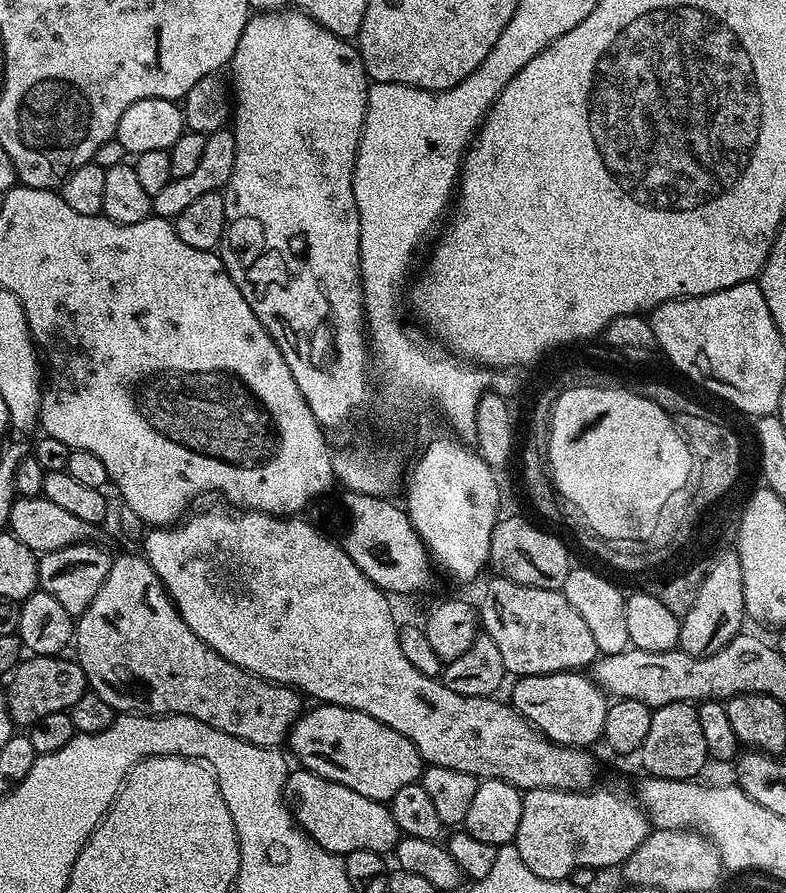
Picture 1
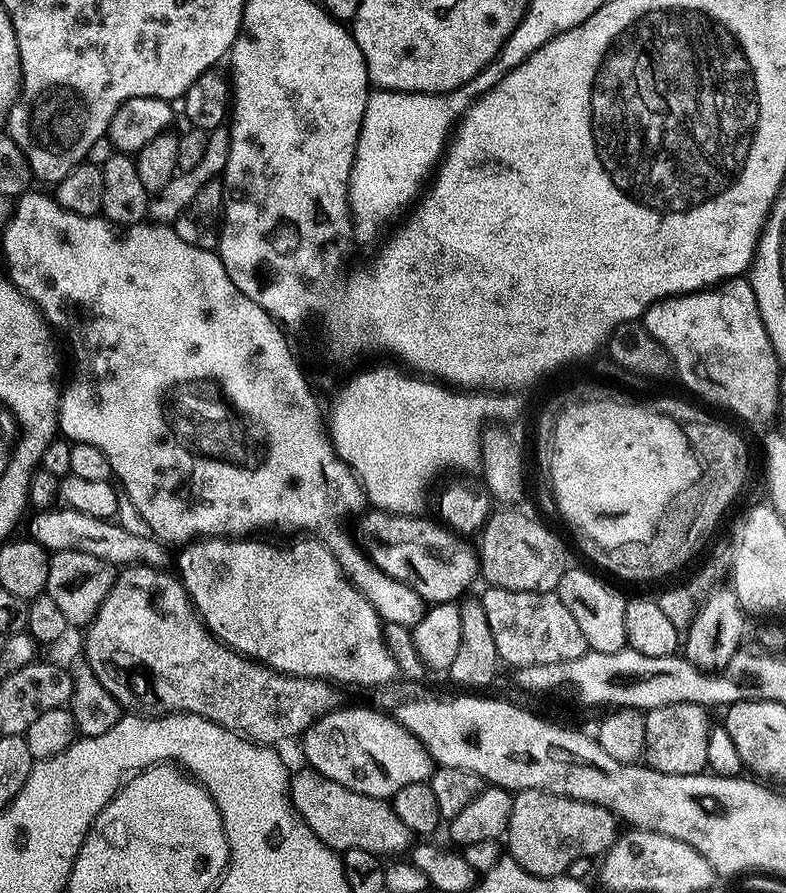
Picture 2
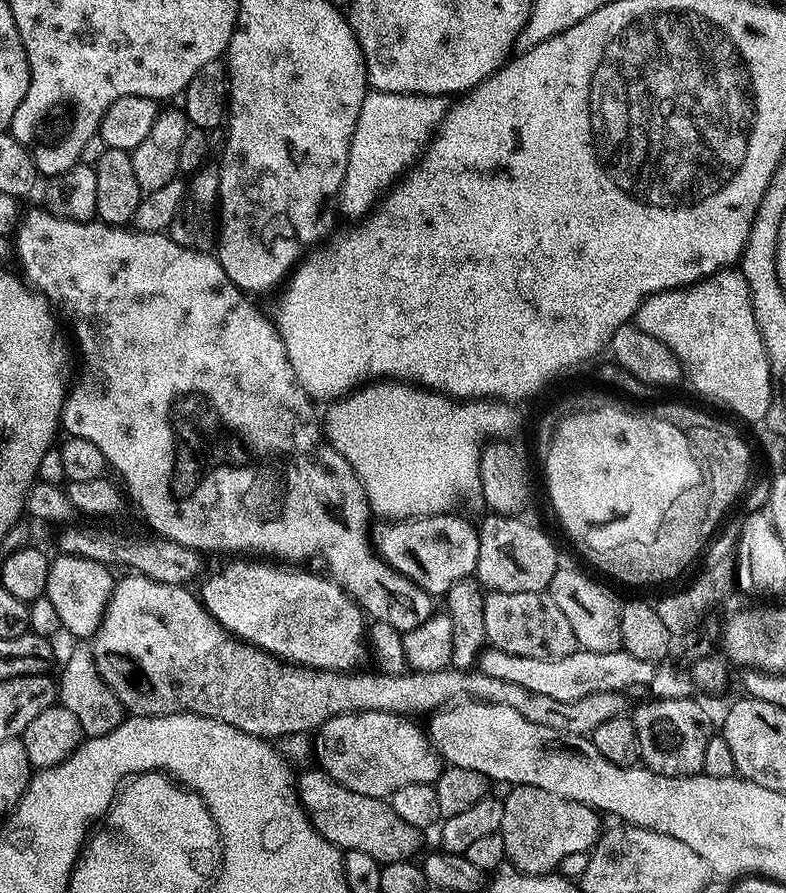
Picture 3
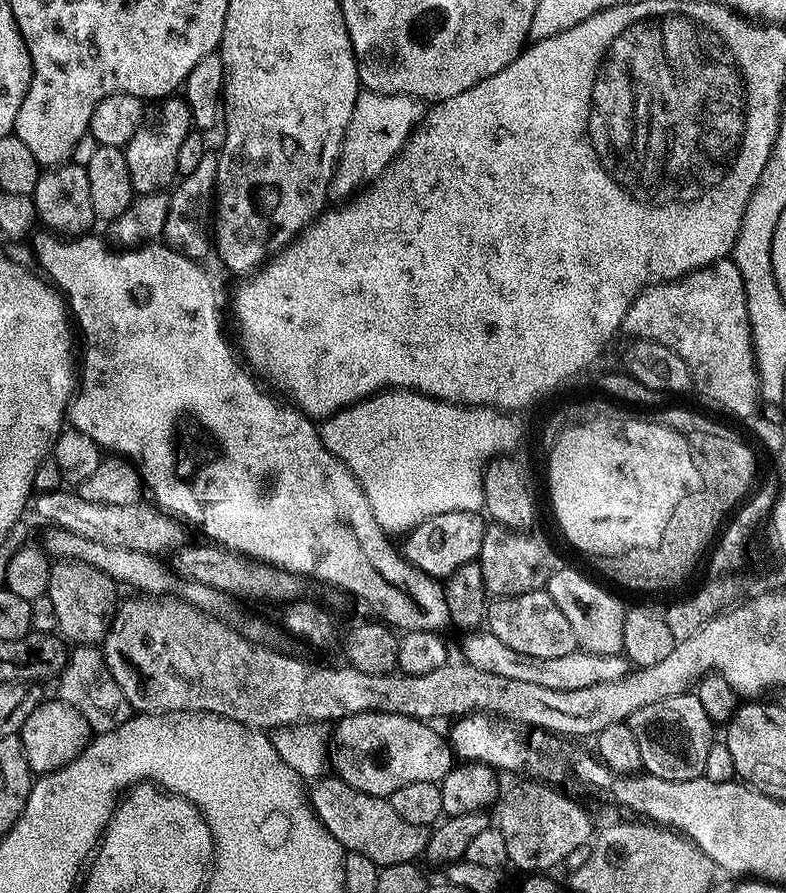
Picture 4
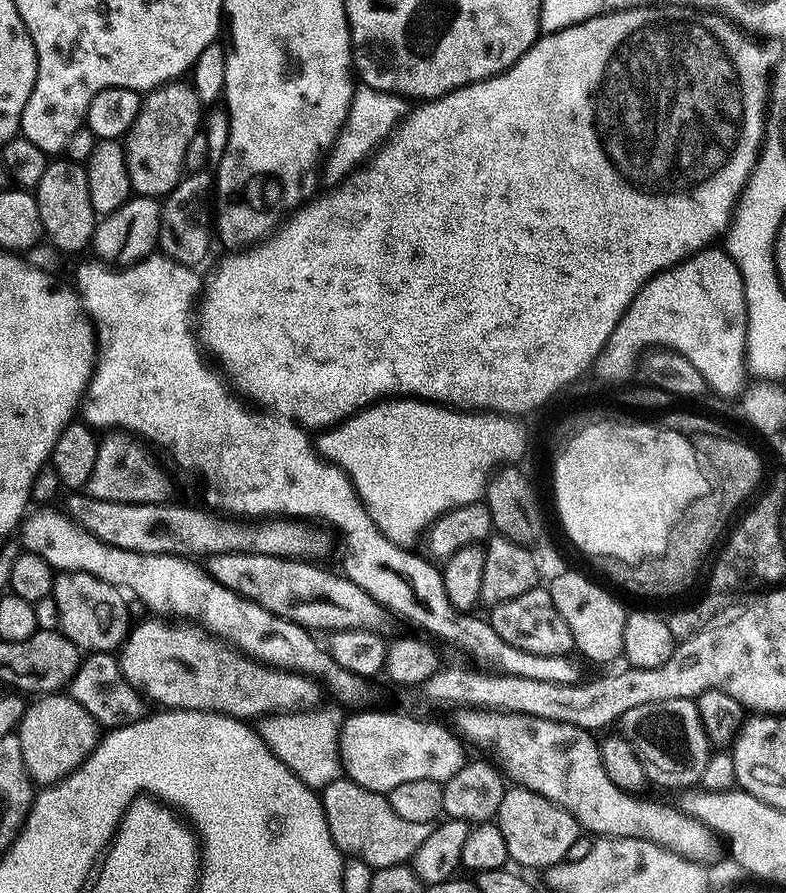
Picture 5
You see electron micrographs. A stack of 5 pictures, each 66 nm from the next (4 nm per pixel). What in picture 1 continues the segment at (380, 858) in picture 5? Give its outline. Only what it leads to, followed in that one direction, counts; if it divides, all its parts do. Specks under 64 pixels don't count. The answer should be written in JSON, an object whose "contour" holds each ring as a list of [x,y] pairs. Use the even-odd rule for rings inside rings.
{"contour":[[[307,770],[289,771],[284,783],[284,802],[305,836],[338,856],[345,857],[354,850],[388,854],[395,849],[402,835],[387,803],[366,798],[366,794],[350,790],[350,786],[342,786]]]}

